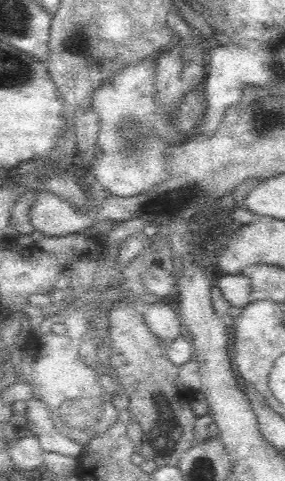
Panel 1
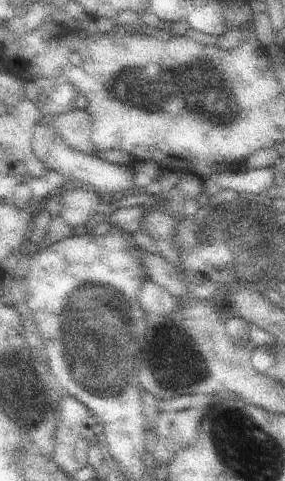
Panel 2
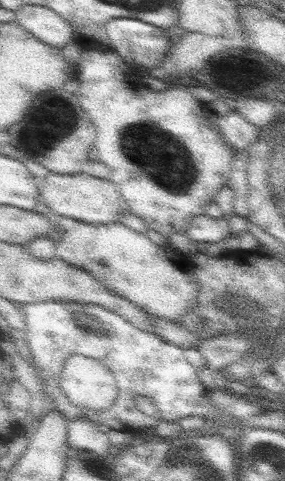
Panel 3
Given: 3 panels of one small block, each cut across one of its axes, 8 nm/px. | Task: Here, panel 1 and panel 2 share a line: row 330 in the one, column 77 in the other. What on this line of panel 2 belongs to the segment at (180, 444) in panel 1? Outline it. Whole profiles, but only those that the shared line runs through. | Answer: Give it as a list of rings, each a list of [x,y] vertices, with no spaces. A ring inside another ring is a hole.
[[[67,110],[65,114],[51,118],[51,128],[69,148],[95,154],[95,146],[91,144],[91,116],[87,110]]]

